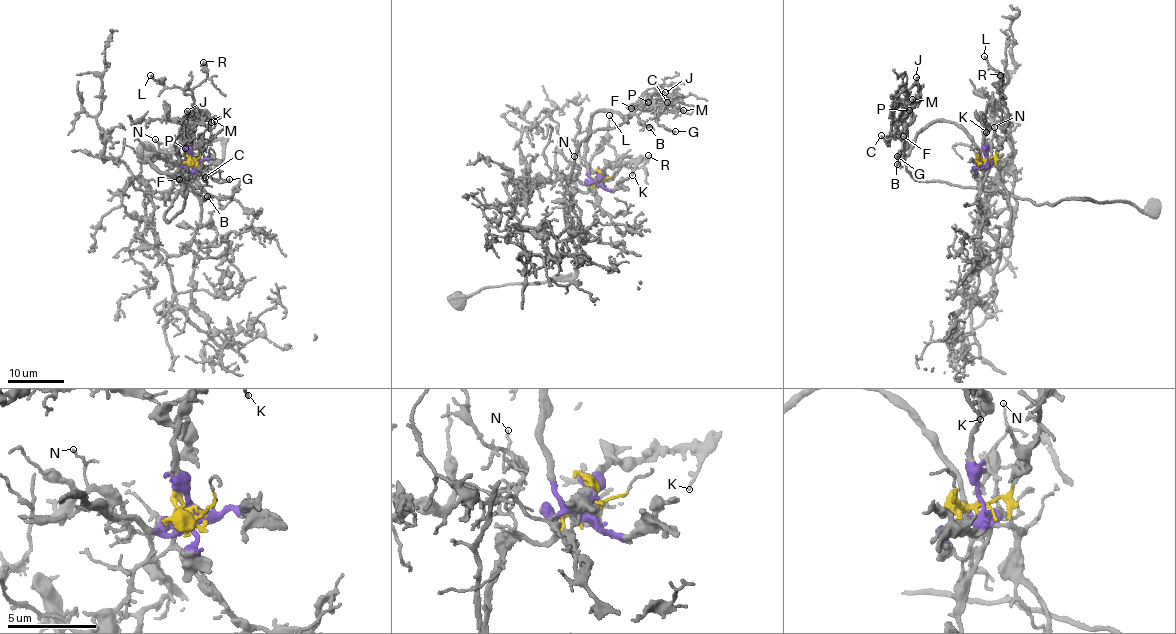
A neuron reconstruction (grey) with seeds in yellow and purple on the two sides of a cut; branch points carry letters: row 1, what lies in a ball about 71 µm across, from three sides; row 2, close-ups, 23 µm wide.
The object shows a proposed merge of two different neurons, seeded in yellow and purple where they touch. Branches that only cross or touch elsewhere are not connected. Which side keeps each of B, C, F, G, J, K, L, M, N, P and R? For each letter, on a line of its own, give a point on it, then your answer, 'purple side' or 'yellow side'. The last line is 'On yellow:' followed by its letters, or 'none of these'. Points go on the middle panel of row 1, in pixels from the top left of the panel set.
B: (649, 127) | purple side
C: (667, 102) | purple side
F: (631, 108) | purple side
G: (675, 131) | purple side
J: (665, 92) | purple side
K: (632, 175) | purple side
L: (609, 115) | yellow side
M: (683, 110) | purple side
N: (574, 156) | yellow side
P: (648, 102) | purple side
R: (648, 155) | yellow side
On yellow: L, N, R

